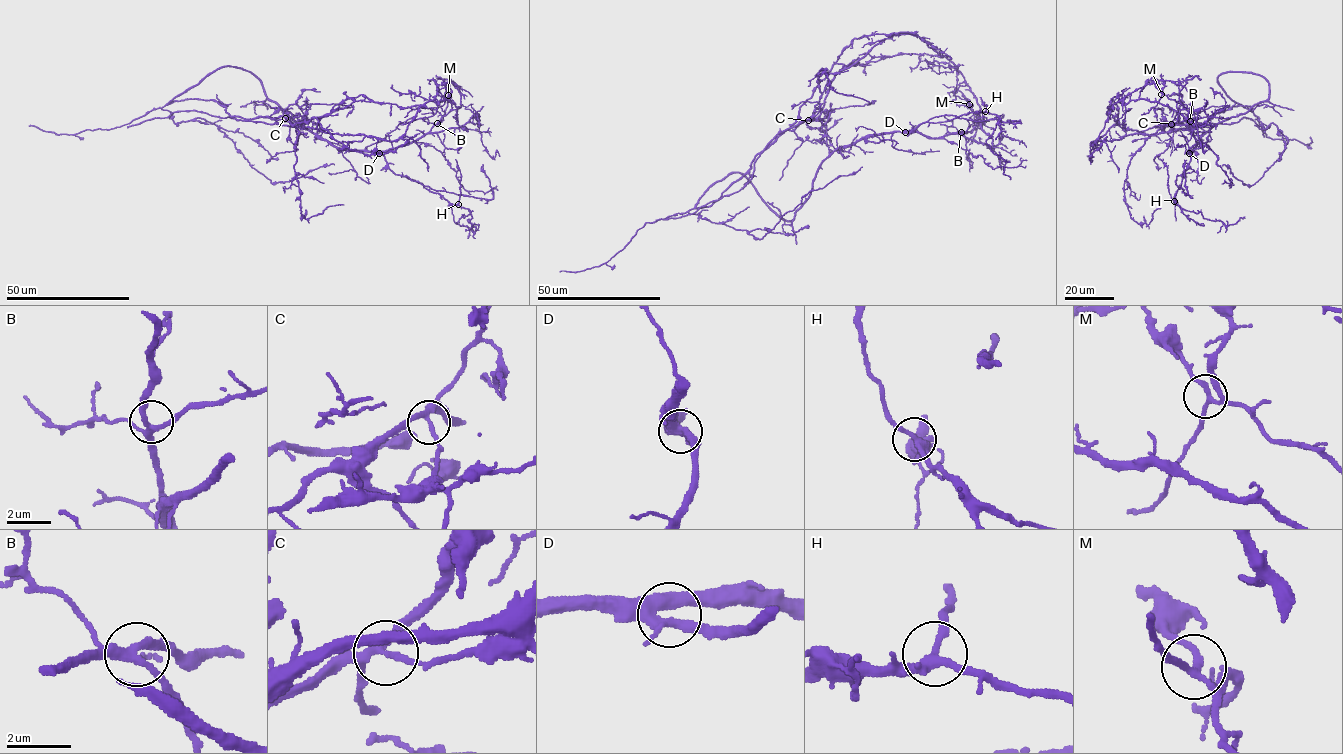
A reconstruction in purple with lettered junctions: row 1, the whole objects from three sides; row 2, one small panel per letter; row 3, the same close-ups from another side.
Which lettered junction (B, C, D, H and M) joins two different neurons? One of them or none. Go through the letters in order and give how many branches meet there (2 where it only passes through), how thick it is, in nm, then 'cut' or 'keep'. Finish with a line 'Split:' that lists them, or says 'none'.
B: 3 branches meet; 280 nm thick; keep
C: 3 branches meet; 240 nm thick; cut
D: 3 branches meet; 280 nm thick; keep
H: 3 branches meet; 260 nm thick; keep
M: 3 branches meet; 200 nm thick; keep
Split: C

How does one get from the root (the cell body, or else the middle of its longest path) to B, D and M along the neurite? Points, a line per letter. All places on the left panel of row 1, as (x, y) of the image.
B: (260, 82), (267, 98), (303, 127), (339, 148), (387, 151), (417, 140), (437, 123)
D: (260, 82), (267, 98), (297, 123), (332, 145), (379, 153)
M: (260, 82), (267, 97), (303, 127), (339, 148), (369, 152), (387, 151), (422, 137), (451, 110), (448, 95)

